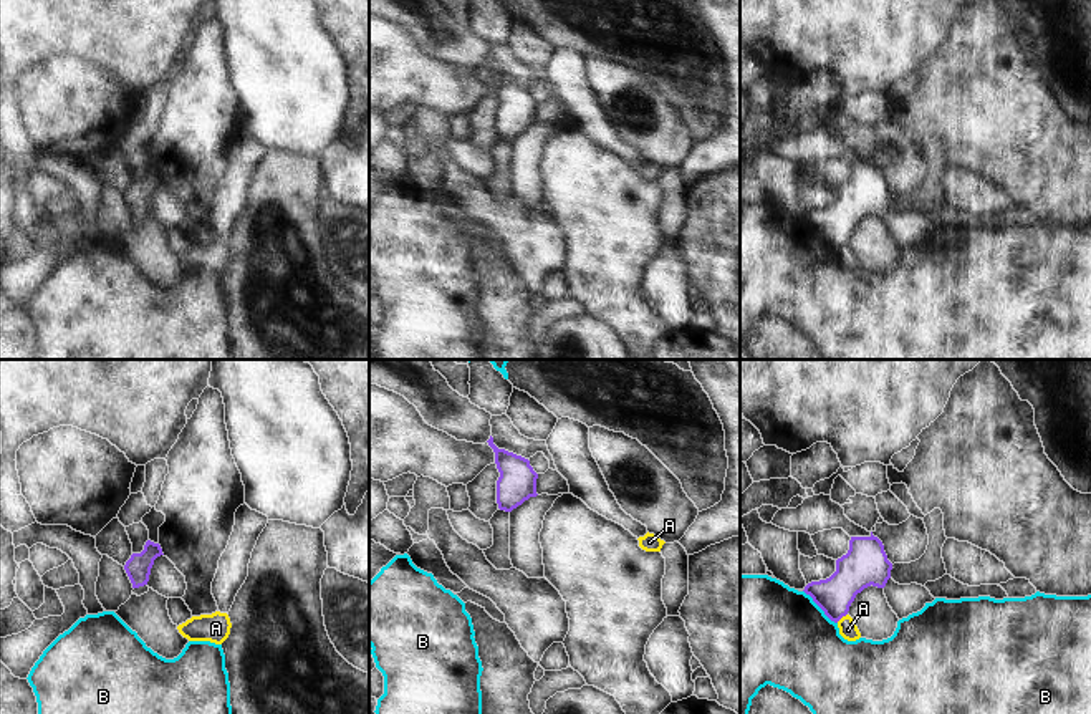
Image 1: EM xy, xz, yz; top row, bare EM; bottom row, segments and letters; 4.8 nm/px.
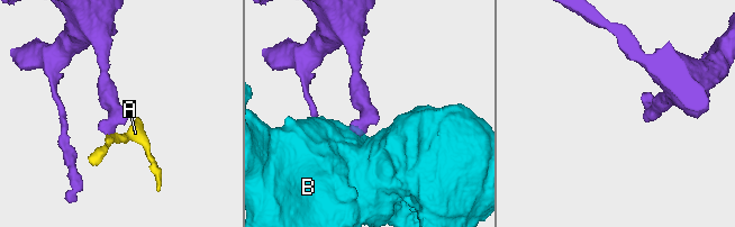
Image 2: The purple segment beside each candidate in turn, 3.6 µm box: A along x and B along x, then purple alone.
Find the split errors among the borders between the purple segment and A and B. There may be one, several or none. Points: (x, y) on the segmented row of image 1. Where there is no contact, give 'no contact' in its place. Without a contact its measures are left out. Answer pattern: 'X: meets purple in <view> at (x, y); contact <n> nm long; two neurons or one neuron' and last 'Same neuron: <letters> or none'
A: meets purple in yz at (841, 617); contact 70 nm long; two neurons
B: meets purple in yz at (820, 607); contact 240 nm long; two neurons
Same neuron: none

